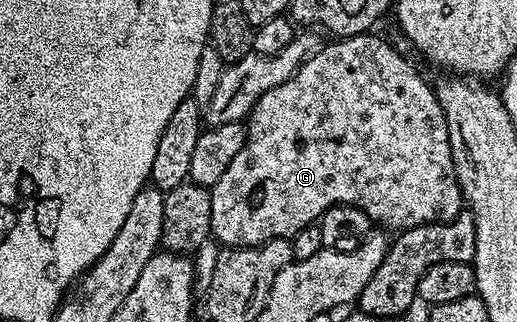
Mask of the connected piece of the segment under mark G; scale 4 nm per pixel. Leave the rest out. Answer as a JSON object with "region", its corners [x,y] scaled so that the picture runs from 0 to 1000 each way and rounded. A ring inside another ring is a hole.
{"region":[[[727,106],[667,112],[644,121],[644,137],[629,134],[561,245],[545,255],[545,267],[515,280],[515,292],[499,304],[499,317],[476,363],[476,419],[468,466],[460,466],[453,503],[437,516],[437,540],[429,540],[429,553],[422,553],[422,565],[406,590],[410,733],[422,761],[437,770],[482,770],[524,745],[559,742],[573,733],[576,714],[613,693],[621,665],[648,634],[692,640],[720,686],[735,693],[737,683],[745,711],[766,708],[764,714],[807,708],[812,696],[861,696],[865,683],[876,683],[899,643],[901,624],[890,599],[890,568],[878,528],[867,382],[843,301],[841,270],[812,239],[810,217],[762,140],[749,137],[735,112],[720,109]]]}

